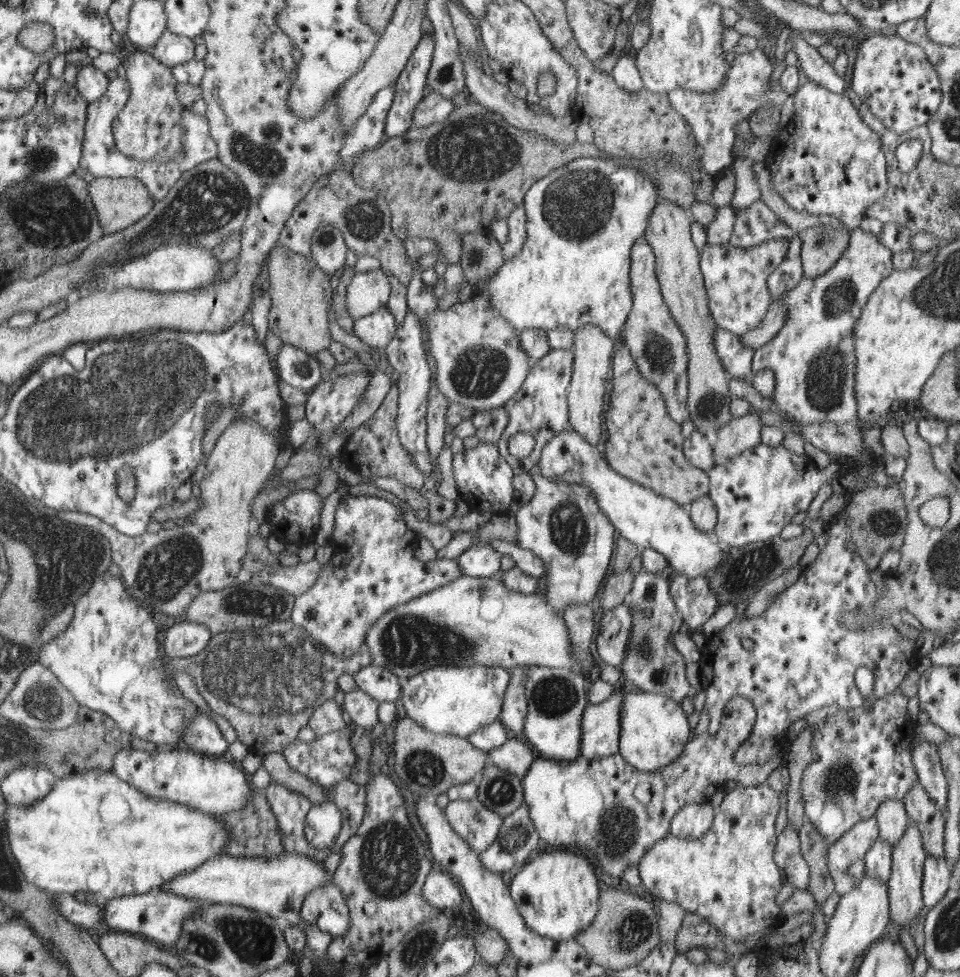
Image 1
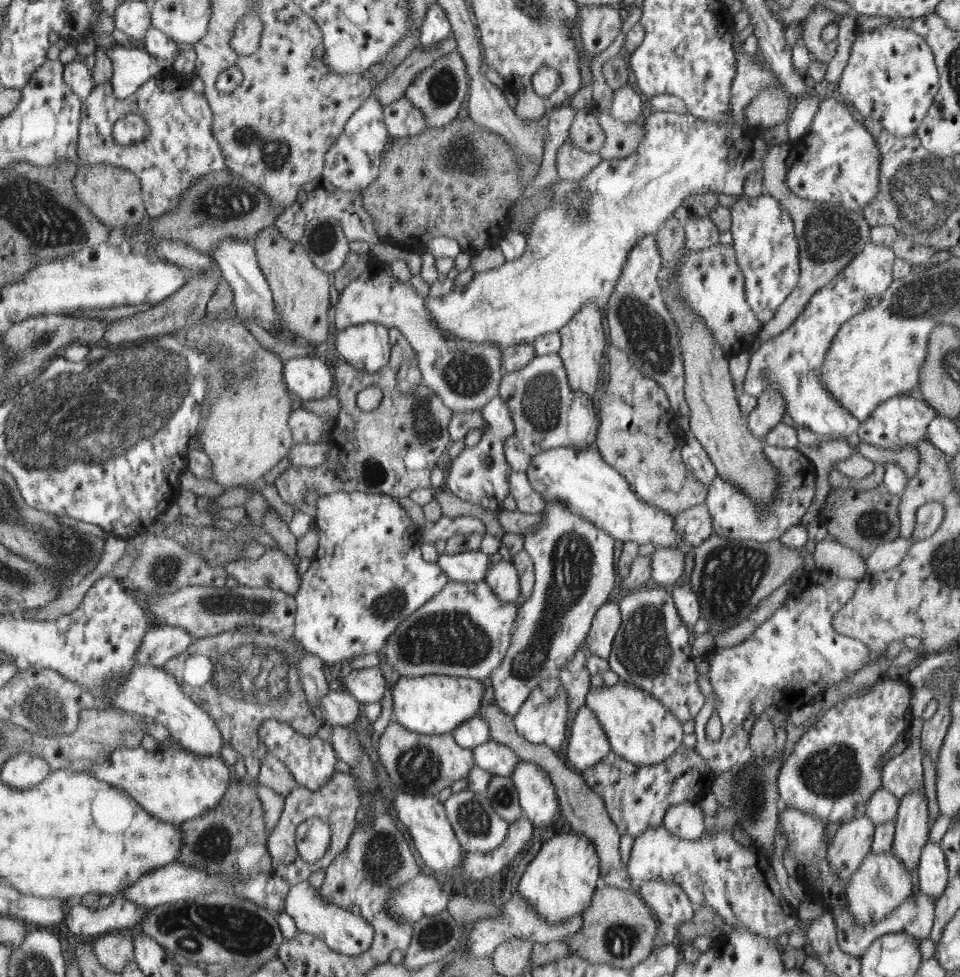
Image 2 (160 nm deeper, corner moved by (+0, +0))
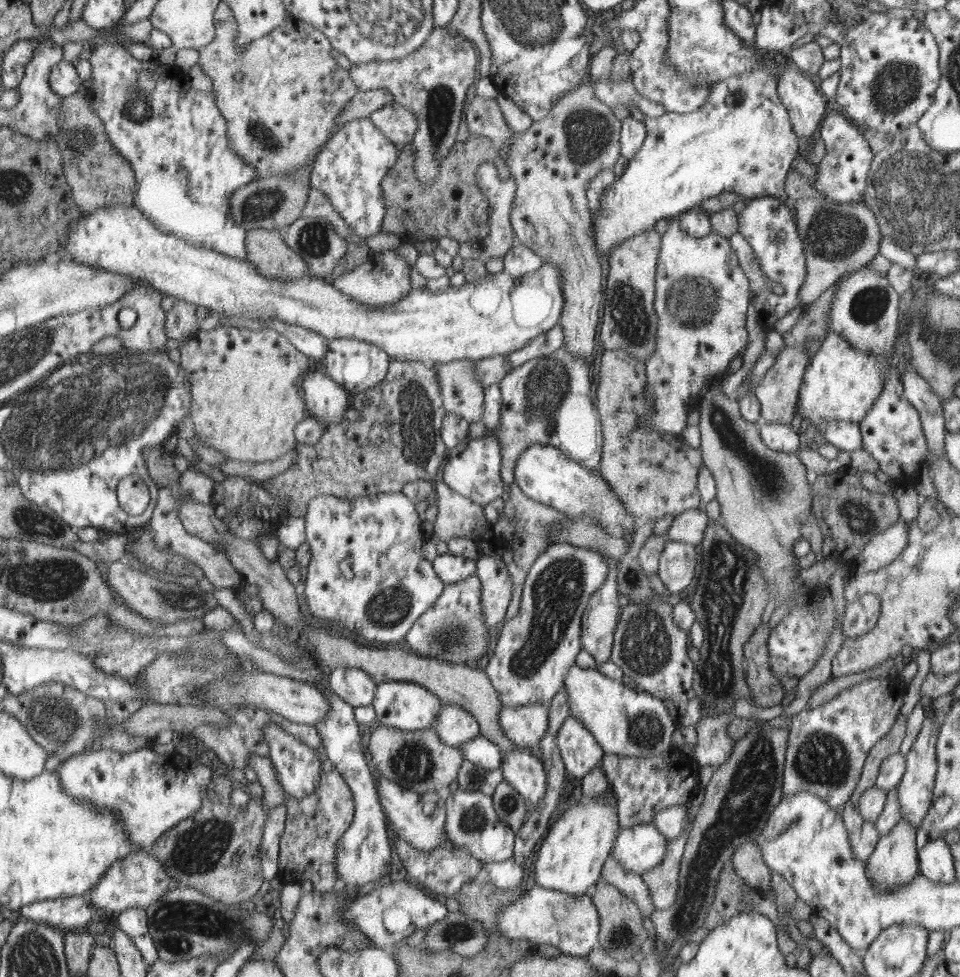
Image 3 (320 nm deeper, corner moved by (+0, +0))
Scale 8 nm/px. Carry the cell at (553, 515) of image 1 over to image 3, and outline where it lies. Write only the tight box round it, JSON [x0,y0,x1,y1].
[484,543,608,706]

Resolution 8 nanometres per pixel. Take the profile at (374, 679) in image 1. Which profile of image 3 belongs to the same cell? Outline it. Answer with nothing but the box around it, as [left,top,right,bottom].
[326,667,378,707]

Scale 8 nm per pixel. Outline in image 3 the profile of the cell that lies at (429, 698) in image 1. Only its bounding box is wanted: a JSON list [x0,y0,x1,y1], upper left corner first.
[373,681,442,731]

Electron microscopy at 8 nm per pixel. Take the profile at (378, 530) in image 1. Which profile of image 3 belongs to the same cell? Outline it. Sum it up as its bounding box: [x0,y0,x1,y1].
[303,493,446,644]

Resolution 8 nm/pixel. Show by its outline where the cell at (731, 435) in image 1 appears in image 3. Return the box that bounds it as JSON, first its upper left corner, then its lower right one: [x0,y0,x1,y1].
[754,346,813,425]

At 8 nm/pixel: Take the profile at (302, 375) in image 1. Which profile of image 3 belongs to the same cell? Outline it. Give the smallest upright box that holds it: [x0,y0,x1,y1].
[302,370,351,424]

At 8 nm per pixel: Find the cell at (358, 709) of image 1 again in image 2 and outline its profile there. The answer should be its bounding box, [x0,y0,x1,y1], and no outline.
[317,691,362,726]

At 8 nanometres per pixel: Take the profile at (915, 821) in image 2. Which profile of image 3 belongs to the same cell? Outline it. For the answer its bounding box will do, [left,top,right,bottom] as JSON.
[897,713,941,832]

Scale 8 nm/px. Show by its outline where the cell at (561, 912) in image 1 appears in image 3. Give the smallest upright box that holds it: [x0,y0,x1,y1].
[532,790,619,895]

